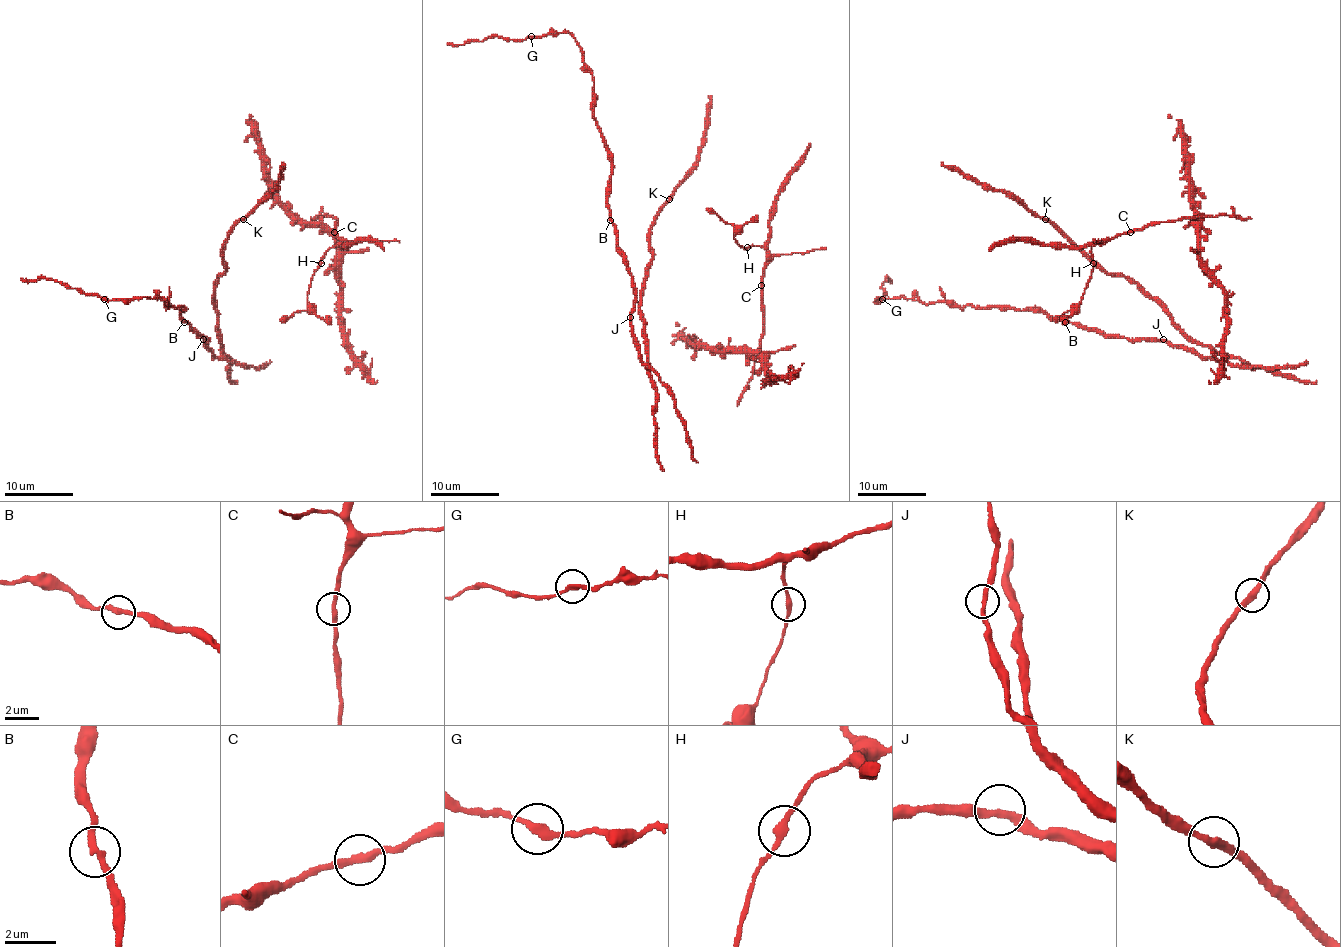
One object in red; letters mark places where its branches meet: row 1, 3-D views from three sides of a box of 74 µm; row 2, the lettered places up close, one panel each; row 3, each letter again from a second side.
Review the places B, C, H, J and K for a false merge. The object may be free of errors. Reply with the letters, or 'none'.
none

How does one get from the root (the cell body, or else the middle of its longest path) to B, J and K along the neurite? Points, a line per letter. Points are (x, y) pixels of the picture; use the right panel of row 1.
B: (1154, 300), (1212, 355), (1202, 356), (1168, 341), (1108, 336), (1066, 322)
J: (1154, 300), (1188, 336), (1205, 345), (1212, 355), (1202, 356), (1163, 339)
K: (1154, 300), (1124, 276), (1112, 276), (1101, 271), (1045, 218)

